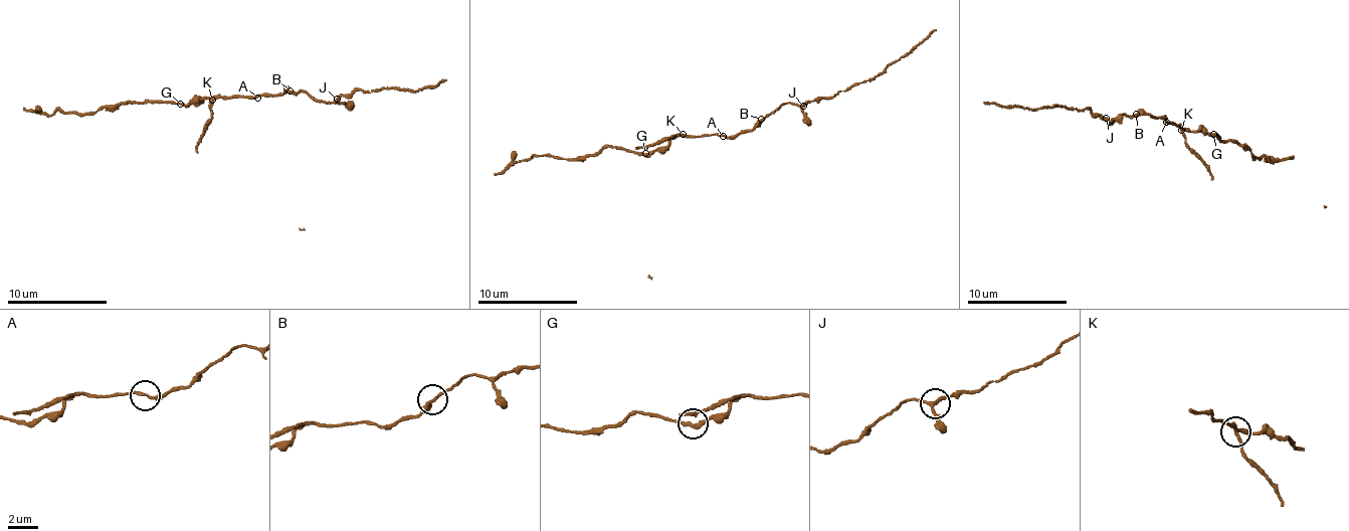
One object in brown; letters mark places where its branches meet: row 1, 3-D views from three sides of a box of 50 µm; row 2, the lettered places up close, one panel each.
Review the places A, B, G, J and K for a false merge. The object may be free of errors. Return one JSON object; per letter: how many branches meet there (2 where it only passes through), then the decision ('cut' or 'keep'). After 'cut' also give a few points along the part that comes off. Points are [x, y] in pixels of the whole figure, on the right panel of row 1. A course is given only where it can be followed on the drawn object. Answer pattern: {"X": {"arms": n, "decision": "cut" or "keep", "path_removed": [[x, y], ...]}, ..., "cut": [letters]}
{"A": {"arms": 2, "decision": "keep"}, "B": {"arms": 2, "decision": "keep"}, "G": {"arms": 2, "decision": "keep"}, "J": {"arms": 3, "decision": "keep"}, "K": {"arms": 3, "decision": "cut", "path_removed": [[1181, 130], [1186, 147], [1213, 179]]}, "cut": ["K"]}

